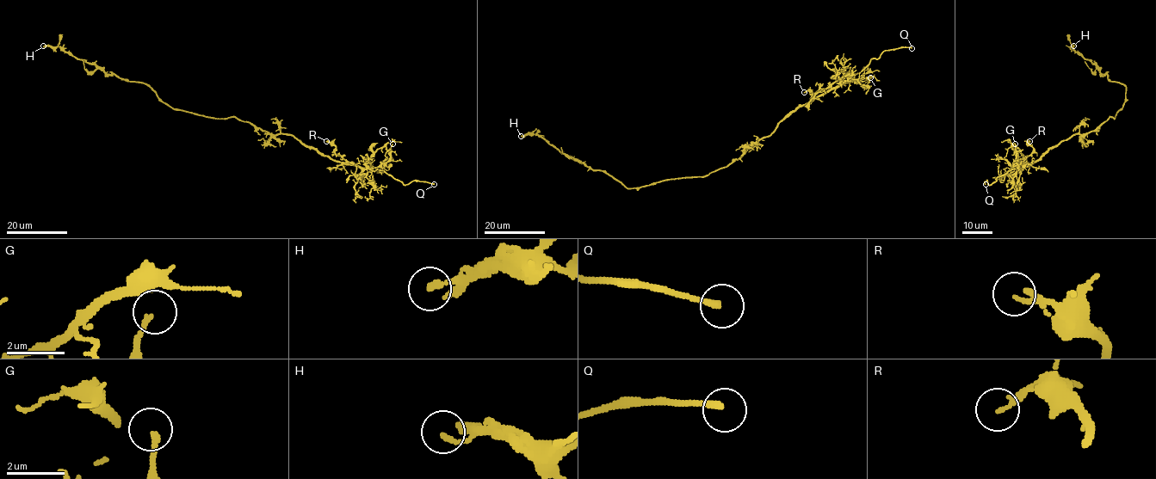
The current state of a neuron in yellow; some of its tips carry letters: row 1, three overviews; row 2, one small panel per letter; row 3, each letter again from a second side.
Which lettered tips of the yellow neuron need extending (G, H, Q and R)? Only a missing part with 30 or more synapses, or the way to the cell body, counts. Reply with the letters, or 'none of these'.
Q

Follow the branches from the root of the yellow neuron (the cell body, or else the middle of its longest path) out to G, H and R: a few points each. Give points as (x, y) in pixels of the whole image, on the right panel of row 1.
G: (1104, 121), (1084, 135), (1072, 134), (1053, 146), (1039, 160), (1023, 168), (1016, 161), (1015, 144)
H: (1104, 121), (1109, 117), (1114, 119), (1122, 107), (1126, 87), (1110, 81), (1073, 46)
R: (1104, 121), (1084, 135), (1072, 134), (1039, 160), (1025, 164), (1033, 150), (1028, 143), (1029, 141)

